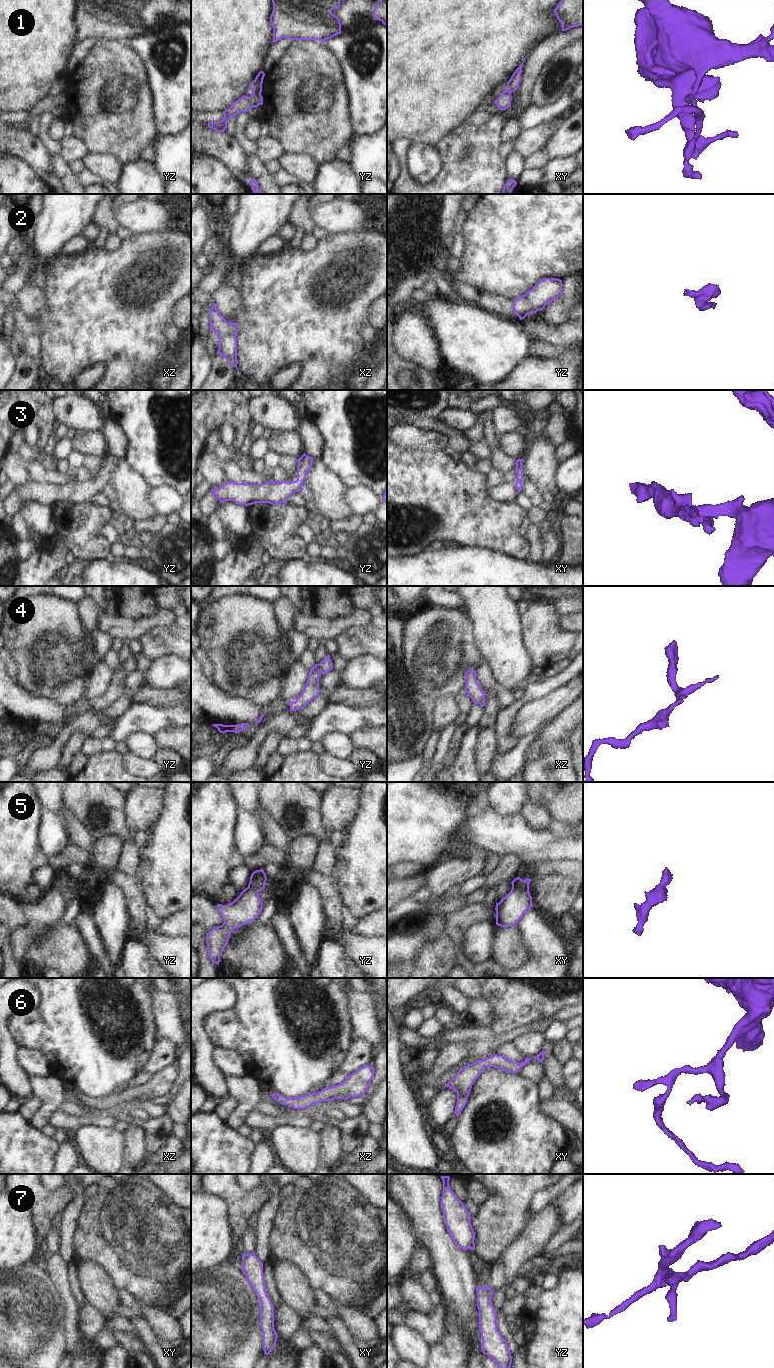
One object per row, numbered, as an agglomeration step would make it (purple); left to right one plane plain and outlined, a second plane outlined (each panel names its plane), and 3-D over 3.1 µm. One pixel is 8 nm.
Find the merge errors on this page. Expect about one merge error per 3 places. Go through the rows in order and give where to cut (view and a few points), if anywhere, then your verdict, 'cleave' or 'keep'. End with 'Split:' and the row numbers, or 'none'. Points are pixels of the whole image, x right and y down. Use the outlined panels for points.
1: yz (253, 92), (260, 93) | cleave
2: no cut | keep
3: no cut | keep
4: no cut | keep
5: no cut | keep
6: no cut | keep
7: no cut | keep
Split: 1

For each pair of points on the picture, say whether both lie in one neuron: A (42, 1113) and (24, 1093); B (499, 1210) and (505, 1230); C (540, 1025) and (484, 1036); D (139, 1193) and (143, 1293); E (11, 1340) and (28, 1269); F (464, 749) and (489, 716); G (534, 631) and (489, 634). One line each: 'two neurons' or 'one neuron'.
A: two neurons
B: one neuron
C: one neuron
D: one neuron
E: one neuron
F: two neurons
G: two neurons

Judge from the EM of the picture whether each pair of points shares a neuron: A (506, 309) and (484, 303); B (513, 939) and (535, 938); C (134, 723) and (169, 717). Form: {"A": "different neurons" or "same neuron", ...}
{"A": "same neuron", "B": "different neurons", "C": "same neuron"}

